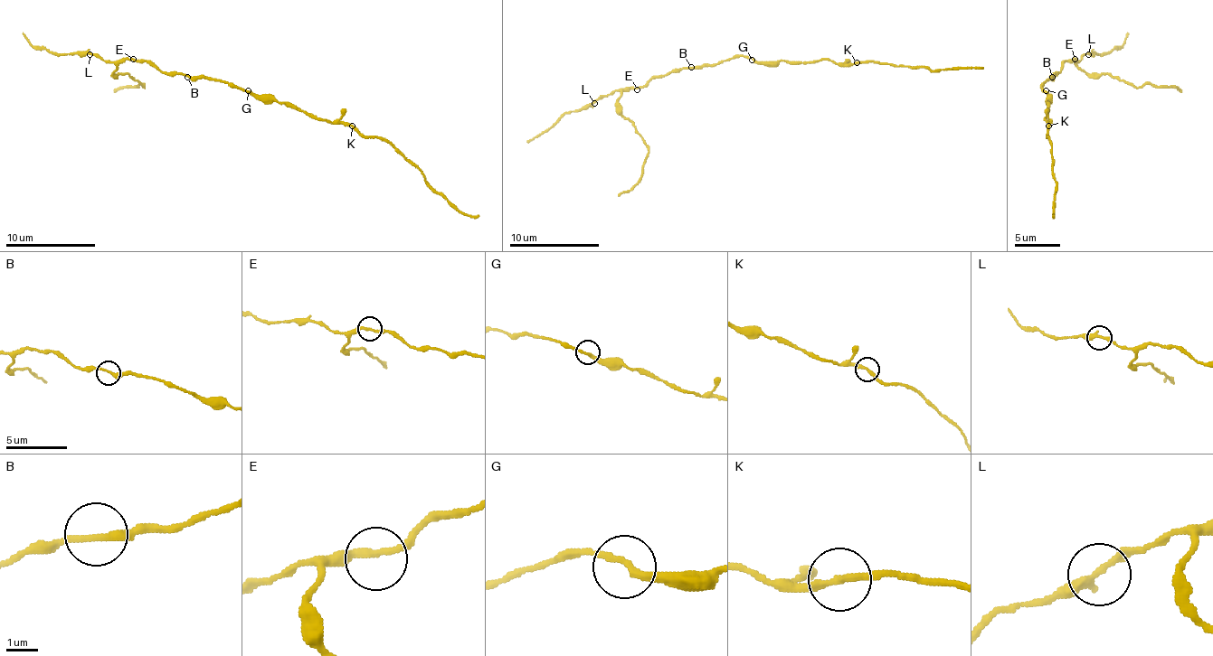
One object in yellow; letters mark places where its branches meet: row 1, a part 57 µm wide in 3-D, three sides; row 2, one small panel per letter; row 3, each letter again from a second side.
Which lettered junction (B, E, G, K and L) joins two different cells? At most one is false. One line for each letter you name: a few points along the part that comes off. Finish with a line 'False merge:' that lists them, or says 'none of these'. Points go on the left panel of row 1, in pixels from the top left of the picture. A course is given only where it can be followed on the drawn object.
False merge: none of these

